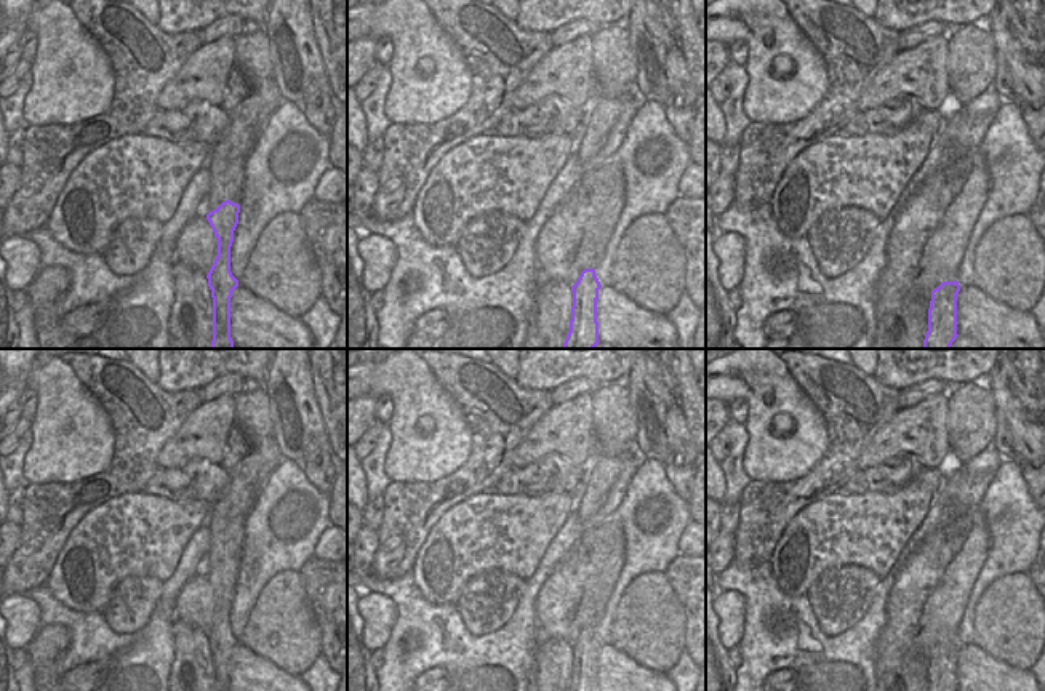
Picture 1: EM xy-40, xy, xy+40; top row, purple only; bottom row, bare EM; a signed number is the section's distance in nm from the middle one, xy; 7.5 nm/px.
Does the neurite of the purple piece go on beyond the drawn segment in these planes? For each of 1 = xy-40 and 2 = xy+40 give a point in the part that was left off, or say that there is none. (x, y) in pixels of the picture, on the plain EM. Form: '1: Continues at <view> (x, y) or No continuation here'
1: Continues at xy-40 (226, 520)
2: No continuation here

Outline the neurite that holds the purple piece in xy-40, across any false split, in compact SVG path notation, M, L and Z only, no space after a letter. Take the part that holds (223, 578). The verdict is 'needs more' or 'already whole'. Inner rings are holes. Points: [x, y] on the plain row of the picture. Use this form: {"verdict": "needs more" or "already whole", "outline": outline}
{"verdict": "needs more", "outline": "M266 437L230 470L222 499L213 504L206 525L211 544L205 558L206 577L218 597L218 614L206 633L213 656L213 691L230 691L230 656L238 638L230 630L230 605L243 560L245 518L258 489L280 465L282 451Z"}

